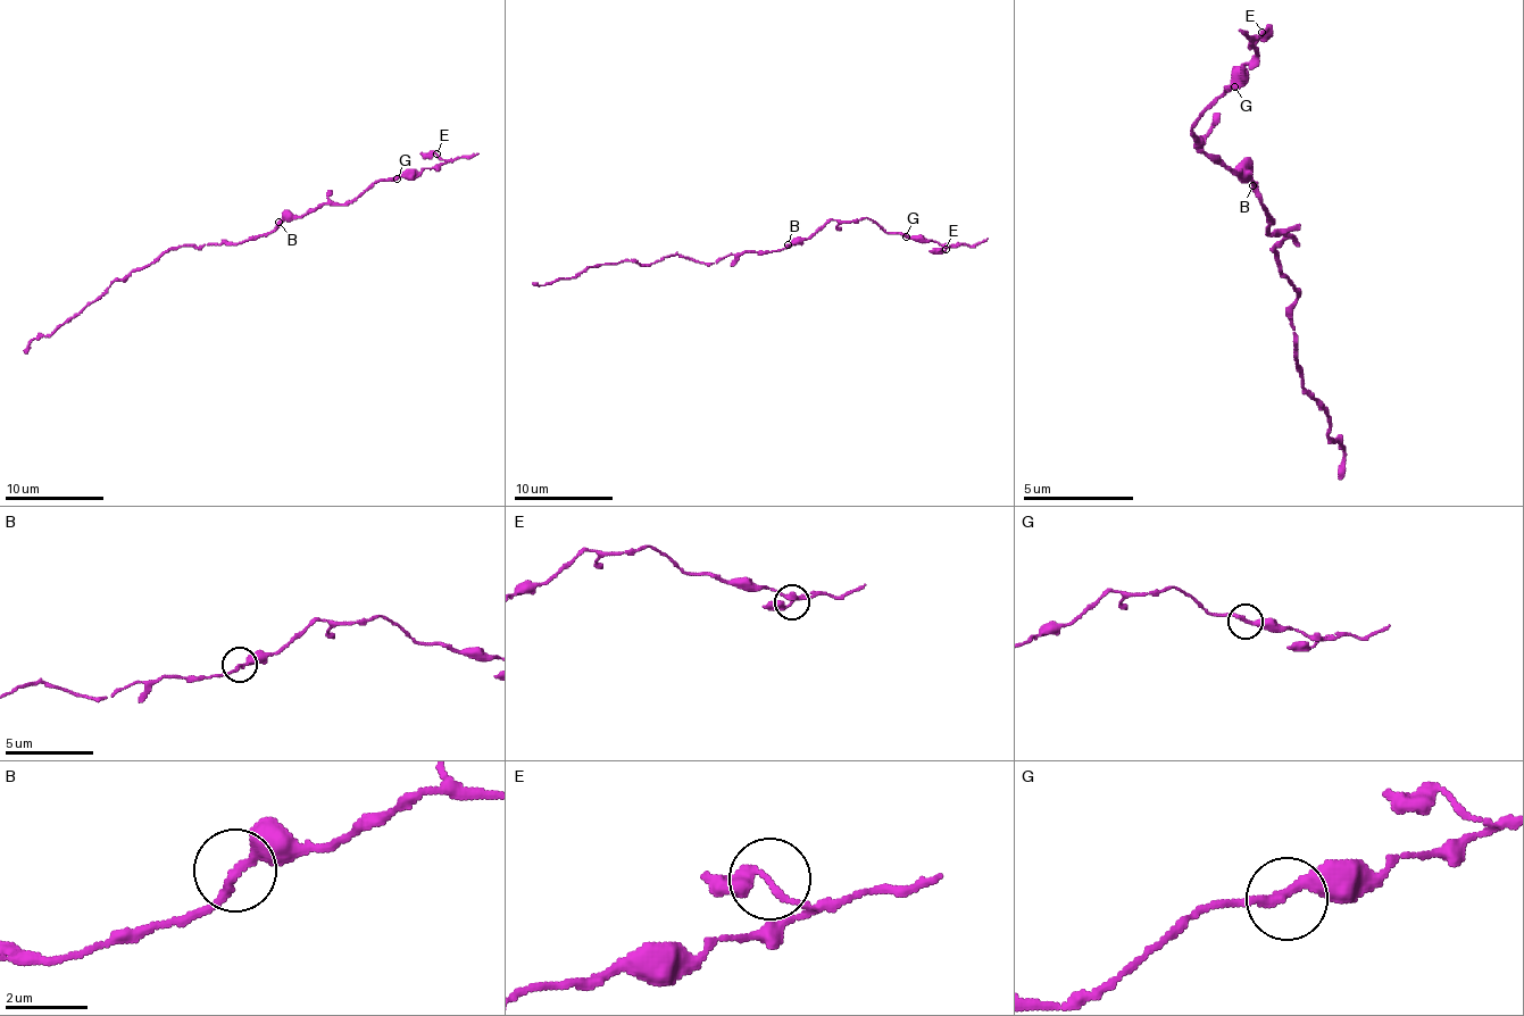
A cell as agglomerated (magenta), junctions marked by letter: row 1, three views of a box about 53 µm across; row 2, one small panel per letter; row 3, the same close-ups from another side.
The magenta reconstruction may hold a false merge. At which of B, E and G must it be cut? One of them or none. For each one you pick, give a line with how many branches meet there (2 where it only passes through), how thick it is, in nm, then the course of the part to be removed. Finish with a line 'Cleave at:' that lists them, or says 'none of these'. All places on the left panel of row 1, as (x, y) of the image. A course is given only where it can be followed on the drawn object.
Cleave at: none of these

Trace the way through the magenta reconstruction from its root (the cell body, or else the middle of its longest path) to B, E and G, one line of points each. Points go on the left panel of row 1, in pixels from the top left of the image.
B: (247, 240), (267, 235), (279, 223)
E: (247, 240), (321, 203), (348, 203), (377, 181), (439, 166), (444, 161), (436, 153)
G: (247, 240), (272, 233), (284, 221), (301, 218), (321, 203), (348, 203), (377, 181), (397, 178)

